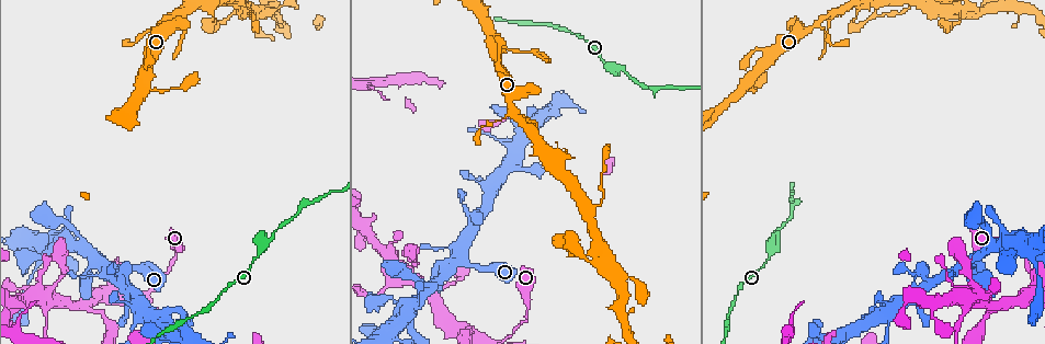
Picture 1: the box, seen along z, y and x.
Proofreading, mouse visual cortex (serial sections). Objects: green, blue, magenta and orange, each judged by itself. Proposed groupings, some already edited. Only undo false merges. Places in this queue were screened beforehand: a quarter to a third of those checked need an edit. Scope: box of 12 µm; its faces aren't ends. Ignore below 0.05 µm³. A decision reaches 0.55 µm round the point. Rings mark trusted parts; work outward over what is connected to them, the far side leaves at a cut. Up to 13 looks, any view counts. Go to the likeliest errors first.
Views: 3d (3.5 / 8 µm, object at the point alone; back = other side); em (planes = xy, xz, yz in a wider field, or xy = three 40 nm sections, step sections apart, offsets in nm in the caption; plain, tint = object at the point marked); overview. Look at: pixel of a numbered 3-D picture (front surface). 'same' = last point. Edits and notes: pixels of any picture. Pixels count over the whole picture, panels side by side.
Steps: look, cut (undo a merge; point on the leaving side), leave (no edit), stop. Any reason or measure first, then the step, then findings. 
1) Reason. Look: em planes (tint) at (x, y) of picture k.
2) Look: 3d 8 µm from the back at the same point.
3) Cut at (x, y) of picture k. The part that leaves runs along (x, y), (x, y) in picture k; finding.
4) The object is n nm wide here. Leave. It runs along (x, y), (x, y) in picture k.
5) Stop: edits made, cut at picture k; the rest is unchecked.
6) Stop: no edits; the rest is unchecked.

Branch point. Look: 3d 3.5 µm at (48, 297) of picture 1.

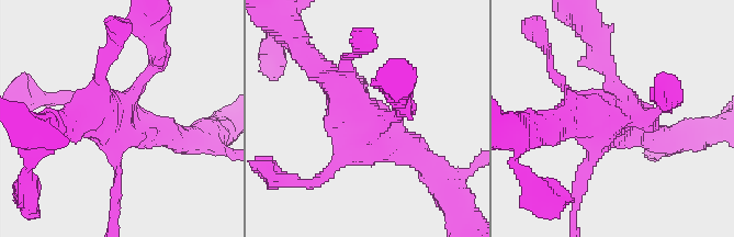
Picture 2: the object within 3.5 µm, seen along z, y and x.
Look: em xy step 3 (tint) at (372, 124) of picture 2.

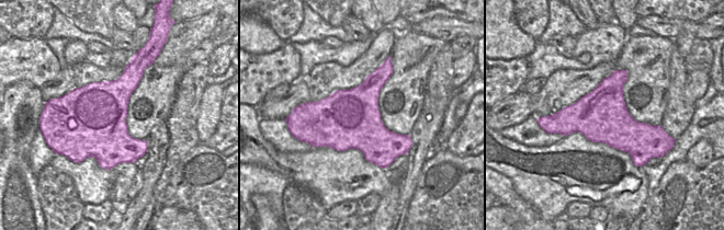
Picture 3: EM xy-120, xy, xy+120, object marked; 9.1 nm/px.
The object is 550 nm wide here. Leave. It runs along (427, 164), (349, 108), (323, 70) in picture 2; all the same cell.

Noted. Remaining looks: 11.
Narrows sharply. Look: 3d 3.5 µm at (459, 257) of picture 1.

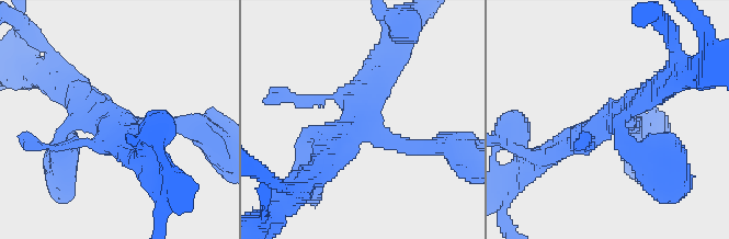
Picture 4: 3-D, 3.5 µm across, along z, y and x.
Now the EM. Look: em xy step 5 (tint) at (360, 122) of picture 4.

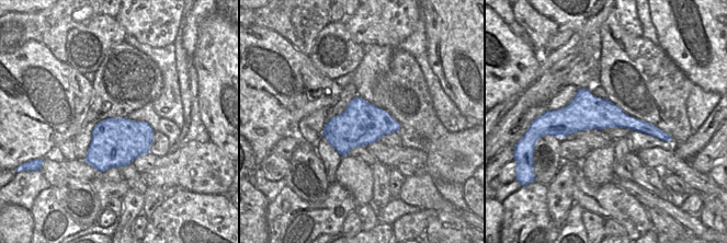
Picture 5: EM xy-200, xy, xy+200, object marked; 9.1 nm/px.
Leave. It runs along (183, 124), (116, 117), (72, 88) in picture 4; one cell here.

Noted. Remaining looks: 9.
Thick turns thin. Look: 3d 3.5 µm at (273, 231) of picture 1.

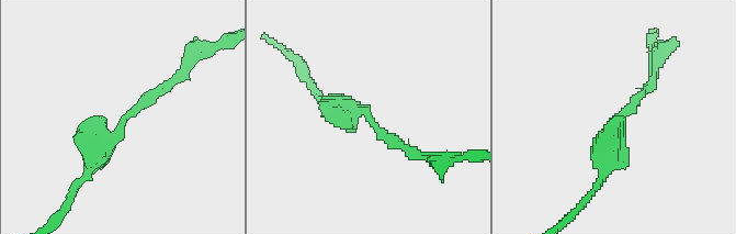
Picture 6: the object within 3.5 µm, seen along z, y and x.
The arms are 150, 200 nm wide. Look: em xy step 2 (tint) at (125, 121) of picture 6.

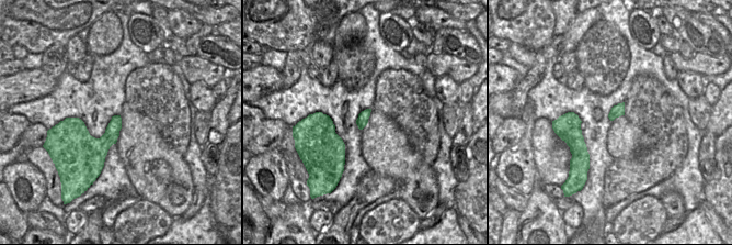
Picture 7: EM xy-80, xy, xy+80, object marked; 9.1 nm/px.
The object is 110 nm wide here. Leave. It runs along (83, 177), (134, 109), (174, 79) in picture 6; all the same cell.

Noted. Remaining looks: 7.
Calibre changes. Look: 3d 8 µm from the back at (397, 328) of picture 1.

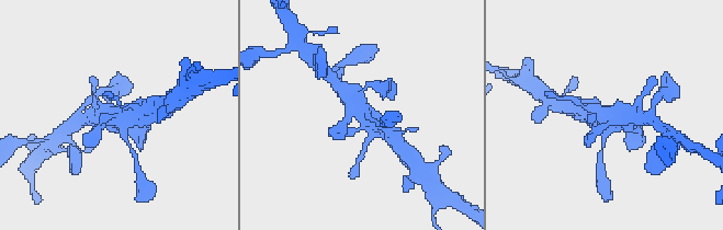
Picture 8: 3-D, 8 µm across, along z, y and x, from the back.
Look: 3d 3.5 µm at (117, 119) of picture 8.

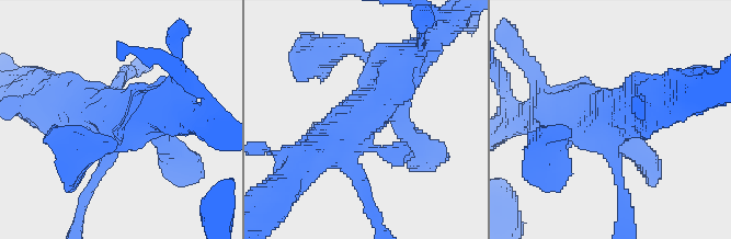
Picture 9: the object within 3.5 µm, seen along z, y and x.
Need the tissue. Look: em xy step 3 (tint) at (601, 122) of picture 9.

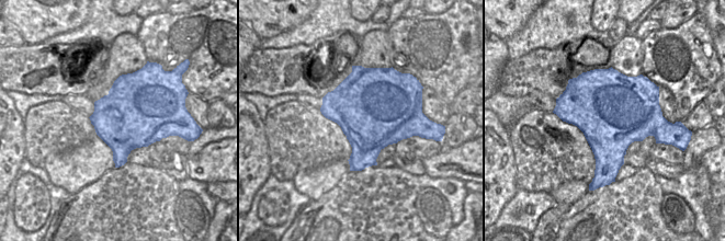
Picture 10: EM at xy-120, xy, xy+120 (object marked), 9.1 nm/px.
Leave. It runs along (427, 44), (374, 106), (320, 145) in picture 9; all the same cell.

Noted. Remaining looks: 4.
Abrupt turn. Look: 3d 8 µm at (144, 84) of picture 1.

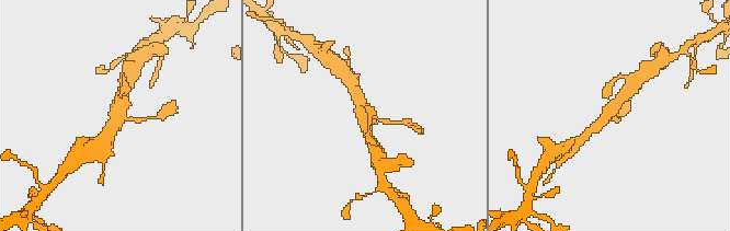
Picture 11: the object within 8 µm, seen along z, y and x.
Now the EM. Look: em xy step 1 (tint) at (613, 109) of picture 11.

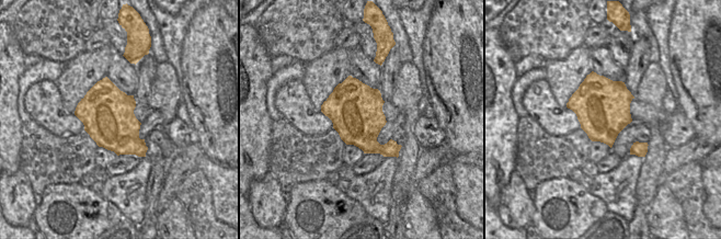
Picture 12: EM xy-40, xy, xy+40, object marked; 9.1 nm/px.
3 arms meet here. Leave. It runs along (632, 89), (588, 133) in picture 11; one cell here.

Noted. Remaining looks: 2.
Stop: no edits; the rest is unchecked.

